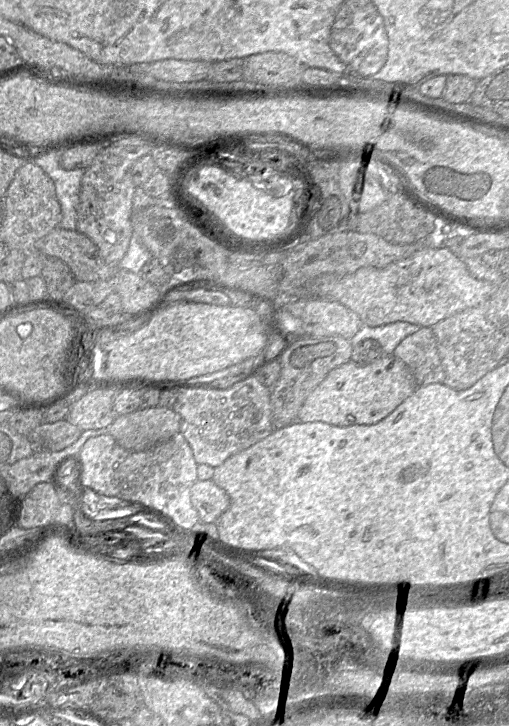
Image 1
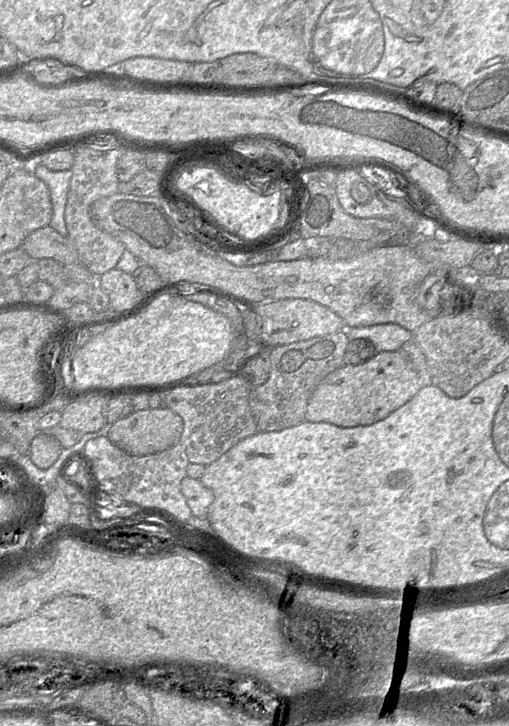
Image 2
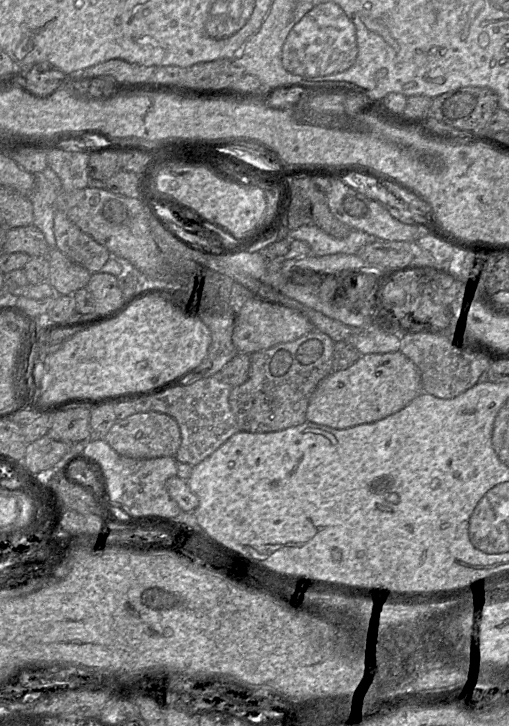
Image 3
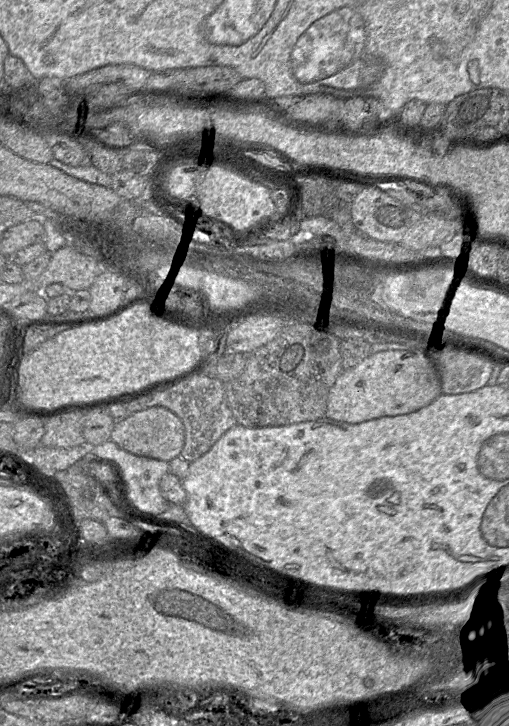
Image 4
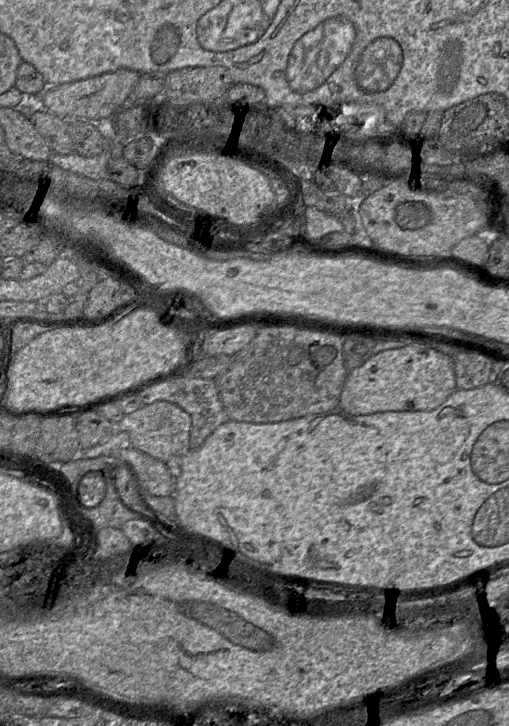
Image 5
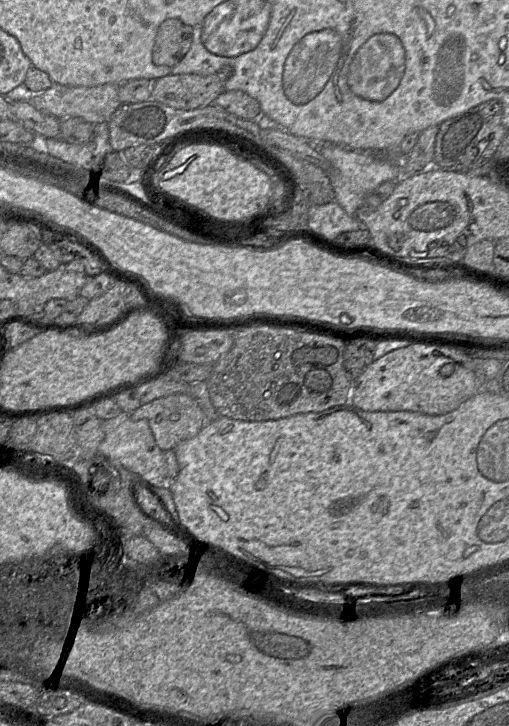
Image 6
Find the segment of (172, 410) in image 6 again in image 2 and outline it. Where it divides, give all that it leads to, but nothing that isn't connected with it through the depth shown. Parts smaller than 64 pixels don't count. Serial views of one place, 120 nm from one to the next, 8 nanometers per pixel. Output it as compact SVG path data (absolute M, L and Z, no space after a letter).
M146 409L132 412L129 416L117 420L106 429L106 436L117 447L134 456L144 456L167 450L180 442L183 432L182 418L170 410Z

